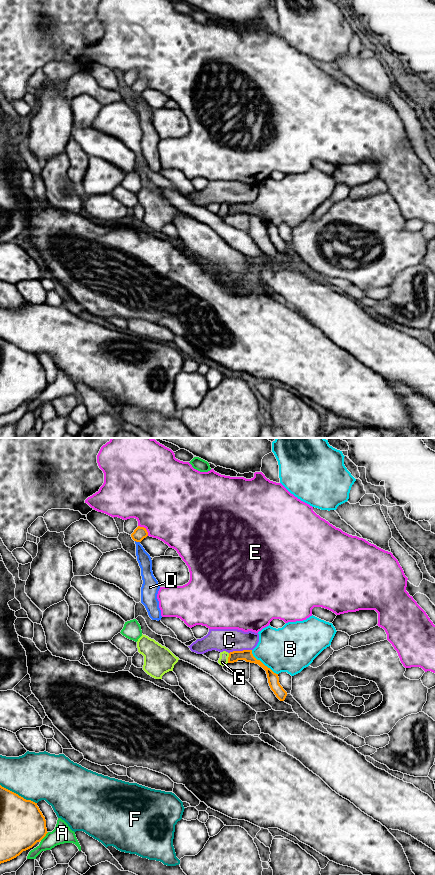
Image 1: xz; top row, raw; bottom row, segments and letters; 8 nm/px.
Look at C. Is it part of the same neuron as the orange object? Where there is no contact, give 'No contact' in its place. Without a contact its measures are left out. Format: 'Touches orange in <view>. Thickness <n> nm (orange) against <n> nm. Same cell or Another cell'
Touches orange in xz. Thickness 90 nm (orange) against 190 nm. Another cell

